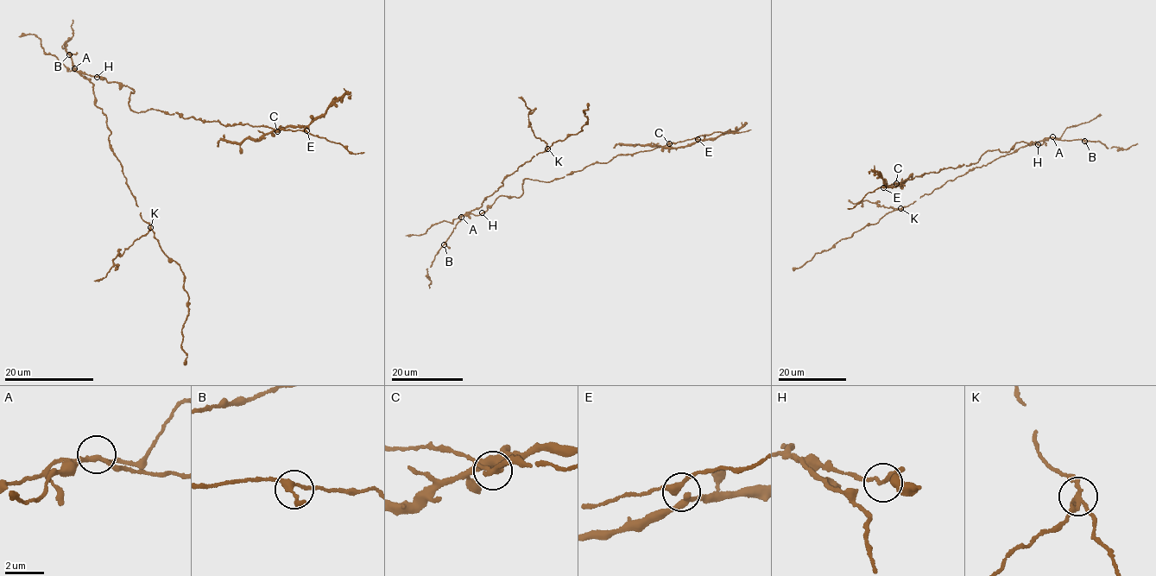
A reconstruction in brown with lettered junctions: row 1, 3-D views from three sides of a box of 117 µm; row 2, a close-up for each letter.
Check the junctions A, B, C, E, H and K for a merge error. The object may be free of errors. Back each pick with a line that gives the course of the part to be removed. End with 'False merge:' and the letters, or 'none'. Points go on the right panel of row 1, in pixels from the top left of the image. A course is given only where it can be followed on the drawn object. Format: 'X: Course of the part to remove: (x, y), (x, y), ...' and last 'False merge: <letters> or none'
K: Course of the part to remove: (900, 209), (887, 208), (865, 199), (856, 203), (849, 200)
False merge: K

